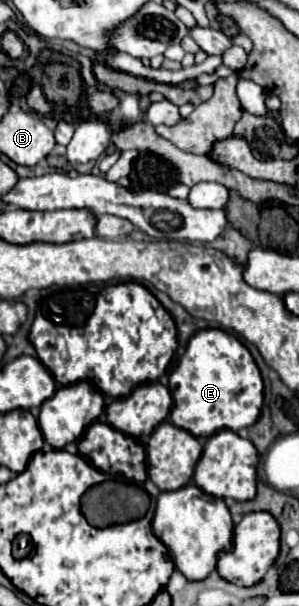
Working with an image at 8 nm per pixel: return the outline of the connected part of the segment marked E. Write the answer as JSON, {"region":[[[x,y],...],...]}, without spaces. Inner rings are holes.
{"region":[[[204,329],[192,335],[186,353],[170,373],[174,407],[170,421],[198,439],[208,439],[222,429],[252,427],[264,405],[264,381],[250,351],[222,329]]]}

